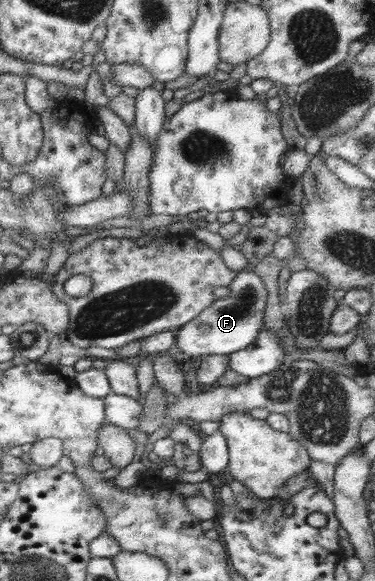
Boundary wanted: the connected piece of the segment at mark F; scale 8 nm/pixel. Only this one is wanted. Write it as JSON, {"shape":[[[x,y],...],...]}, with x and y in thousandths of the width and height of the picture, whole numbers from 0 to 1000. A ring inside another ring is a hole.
{"shape":[[[656,461],[621,475],[605,497],[605,508],[568,516],[531,544],[483,561],[477,571],[467,571],[469,597],[477,604],[509,614],[611,611],[675,590],[680,577],[704,565],[704,556],[696,556],[704,552],[712,515],[704,487],[669,461]]]}

